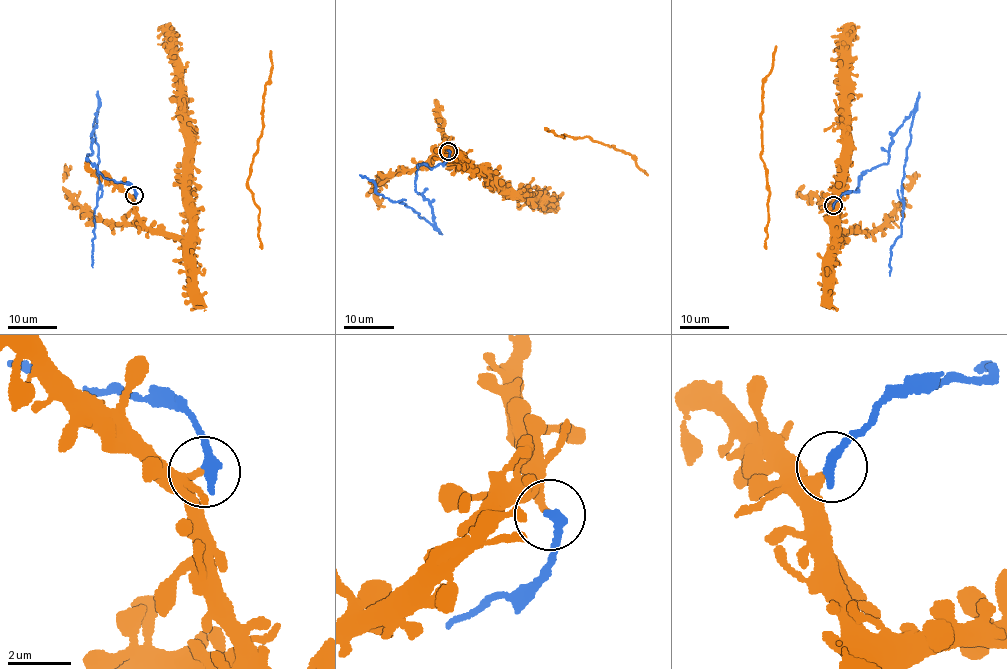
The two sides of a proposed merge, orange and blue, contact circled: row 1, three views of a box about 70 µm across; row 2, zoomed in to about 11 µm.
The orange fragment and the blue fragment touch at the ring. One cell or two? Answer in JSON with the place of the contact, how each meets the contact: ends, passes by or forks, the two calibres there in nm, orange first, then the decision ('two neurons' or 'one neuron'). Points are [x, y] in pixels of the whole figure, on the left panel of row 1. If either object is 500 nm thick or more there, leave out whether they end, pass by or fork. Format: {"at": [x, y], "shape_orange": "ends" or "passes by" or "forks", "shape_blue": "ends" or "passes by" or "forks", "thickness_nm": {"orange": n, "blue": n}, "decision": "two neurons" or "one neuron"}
{"at": [134, 195], "shape_orange": "ends", "shape_blue": "ends", "thickness_nm": {"orange": 240, "blue": 360}, "decision": "two neurons"}

